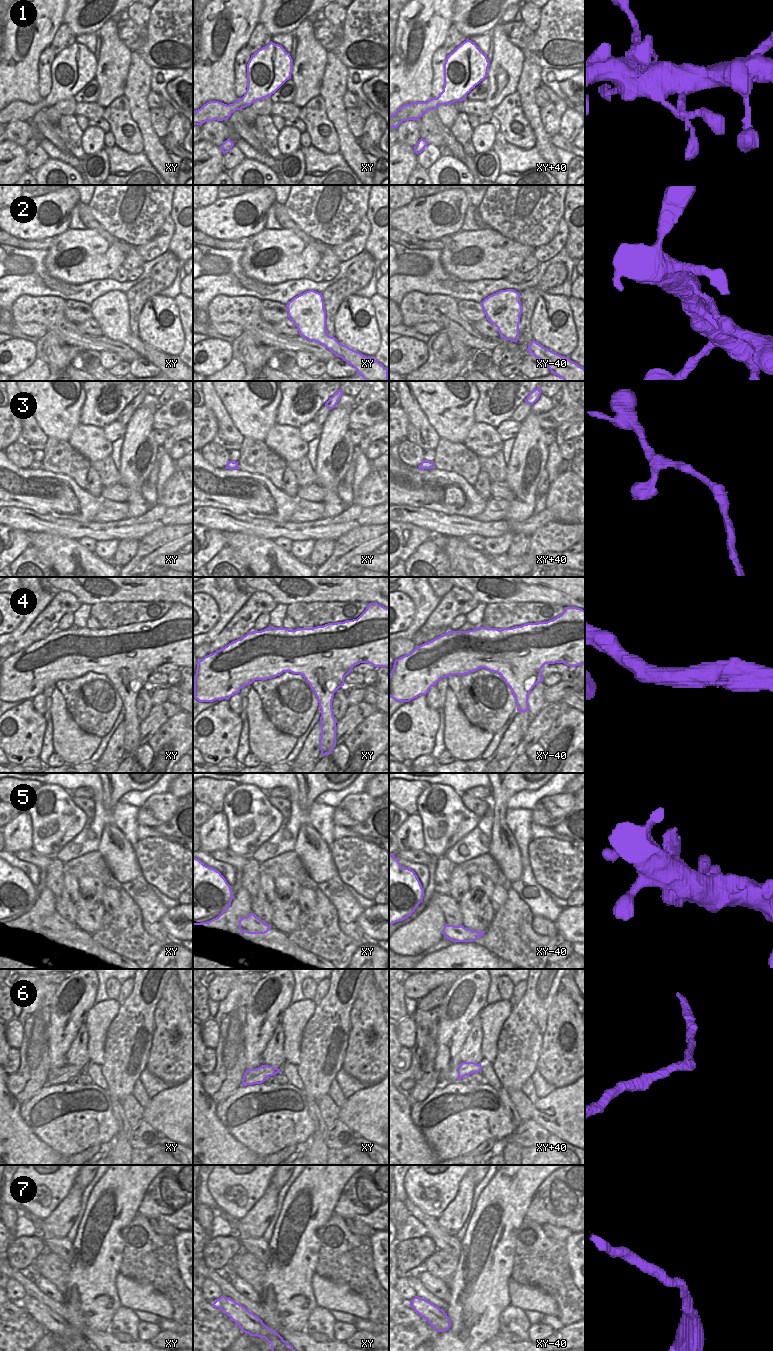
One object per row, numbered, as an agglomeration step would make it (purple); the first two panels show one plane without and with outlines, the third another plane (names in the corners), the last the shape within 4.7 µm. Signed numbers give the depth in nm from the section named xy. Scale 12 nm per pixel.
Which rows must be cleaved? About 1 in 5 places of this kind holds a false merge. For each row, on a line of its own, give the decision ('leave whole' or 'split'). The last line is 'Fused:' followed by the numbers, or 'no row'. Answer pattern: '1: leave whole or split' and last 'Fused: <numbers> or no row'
1: leave whole
2: leave whole
3: leave whole
4: leave whole
5: leave whole
6: leave whole
7: leave whole
Fused: no row

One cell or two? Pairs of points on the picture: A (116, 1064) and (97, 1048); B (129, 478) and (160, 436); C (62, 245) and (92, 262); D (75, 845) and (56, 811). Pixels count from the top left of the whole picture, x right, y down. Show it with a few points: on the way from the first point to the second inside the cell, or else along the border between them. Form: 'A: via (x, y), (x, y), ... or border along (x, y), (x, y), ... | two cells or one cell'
A: border along (108, 1030), (104, 1046), (104, 1063), (101, 1066) | two cells
B: border along (153, 429), (153, 439), (158, 446) | two cells
C: via (71, 246), (80, 246), (86, 253) | one cell
D: border along (84, 827), (55, 855) | two cells

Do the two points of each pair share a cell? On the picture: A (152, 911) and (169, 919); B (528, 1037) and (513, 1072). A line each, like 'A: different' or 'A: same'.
A: different
B: same

